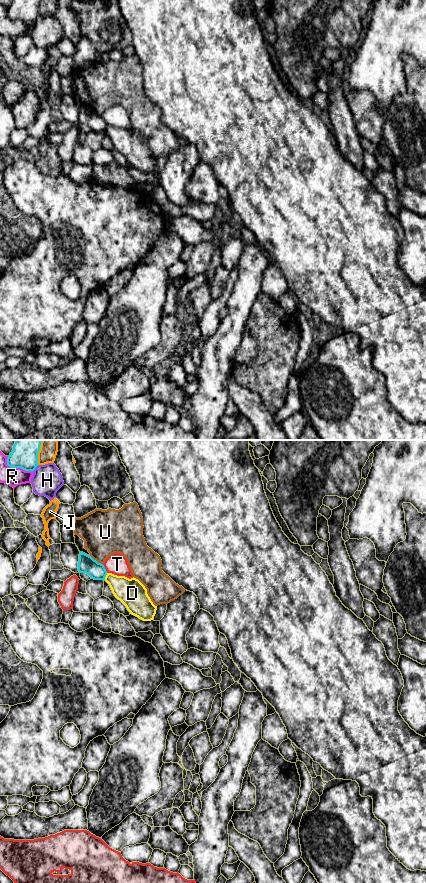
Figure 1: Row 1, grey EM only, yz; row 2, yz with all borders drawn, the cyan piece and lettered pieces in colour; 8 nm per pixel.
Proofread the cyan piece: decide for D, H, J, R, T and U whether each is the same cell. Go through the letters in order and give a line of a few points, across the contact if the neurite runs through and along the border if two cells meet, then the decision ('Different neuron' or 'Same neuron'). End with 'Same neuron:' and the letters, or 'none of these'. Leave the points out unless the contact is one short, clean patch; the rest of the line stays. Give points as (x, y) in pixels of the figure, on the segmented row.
D: Line: yz (107, 573), (104, 578). Different neuron
H: Line: yz (38, 465), (33, 470). Different neuron
J: Different neuron
R: Different neuron
T: Different neuron
U: Different neuron
Same neuron: none of these

